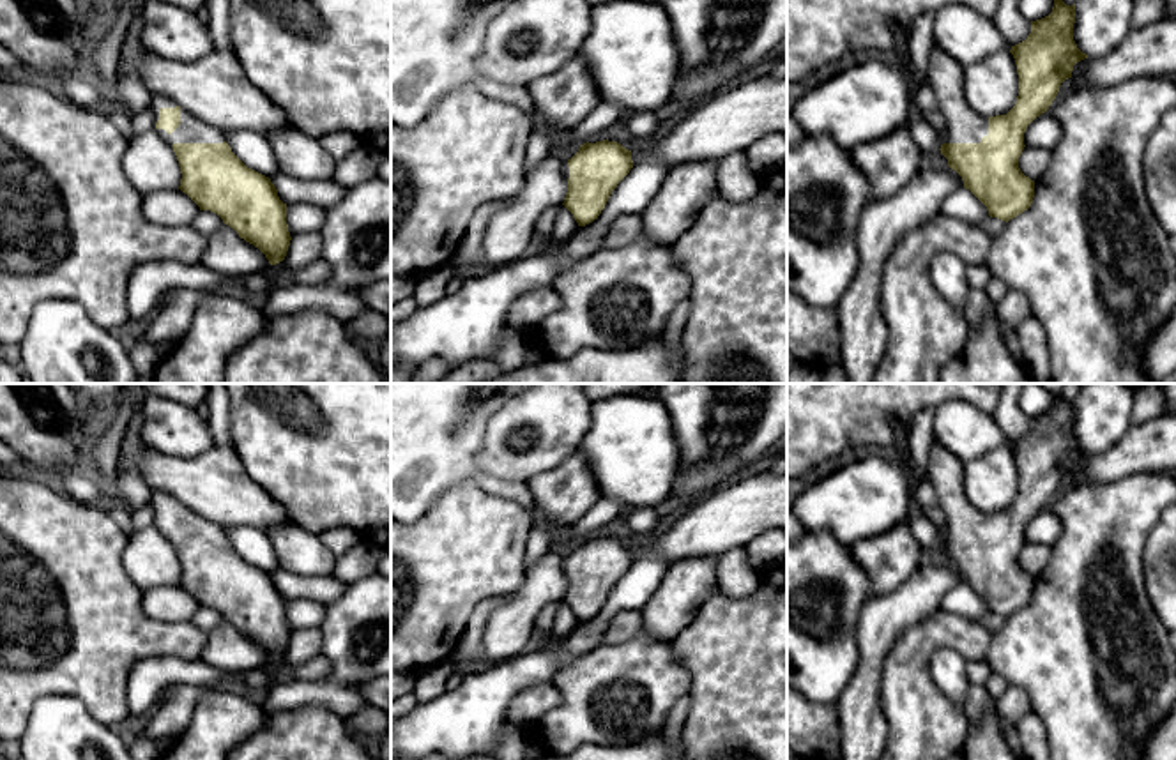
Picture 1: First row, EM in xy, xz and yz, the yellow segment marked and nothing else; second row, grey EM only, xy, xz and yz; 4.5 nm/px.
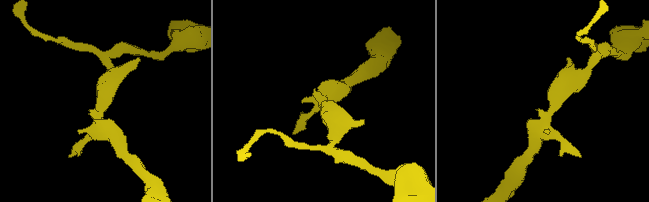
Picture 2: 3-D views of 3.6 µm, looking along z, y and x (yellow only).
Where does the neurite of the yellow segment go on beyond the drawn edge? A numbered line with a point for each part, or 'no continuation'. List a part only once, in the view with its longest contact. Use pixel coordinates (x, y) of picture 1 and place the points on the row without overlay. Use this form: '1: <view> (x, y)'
1: xy (191, 525)

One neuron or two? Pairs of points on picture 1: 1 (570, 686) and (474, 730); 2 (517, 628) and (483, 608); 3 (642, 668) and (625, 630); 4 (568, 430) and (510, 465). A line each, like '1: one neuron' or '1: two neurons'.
1: two neurons
2: two neurons
3: two neurons
4: one neuron

